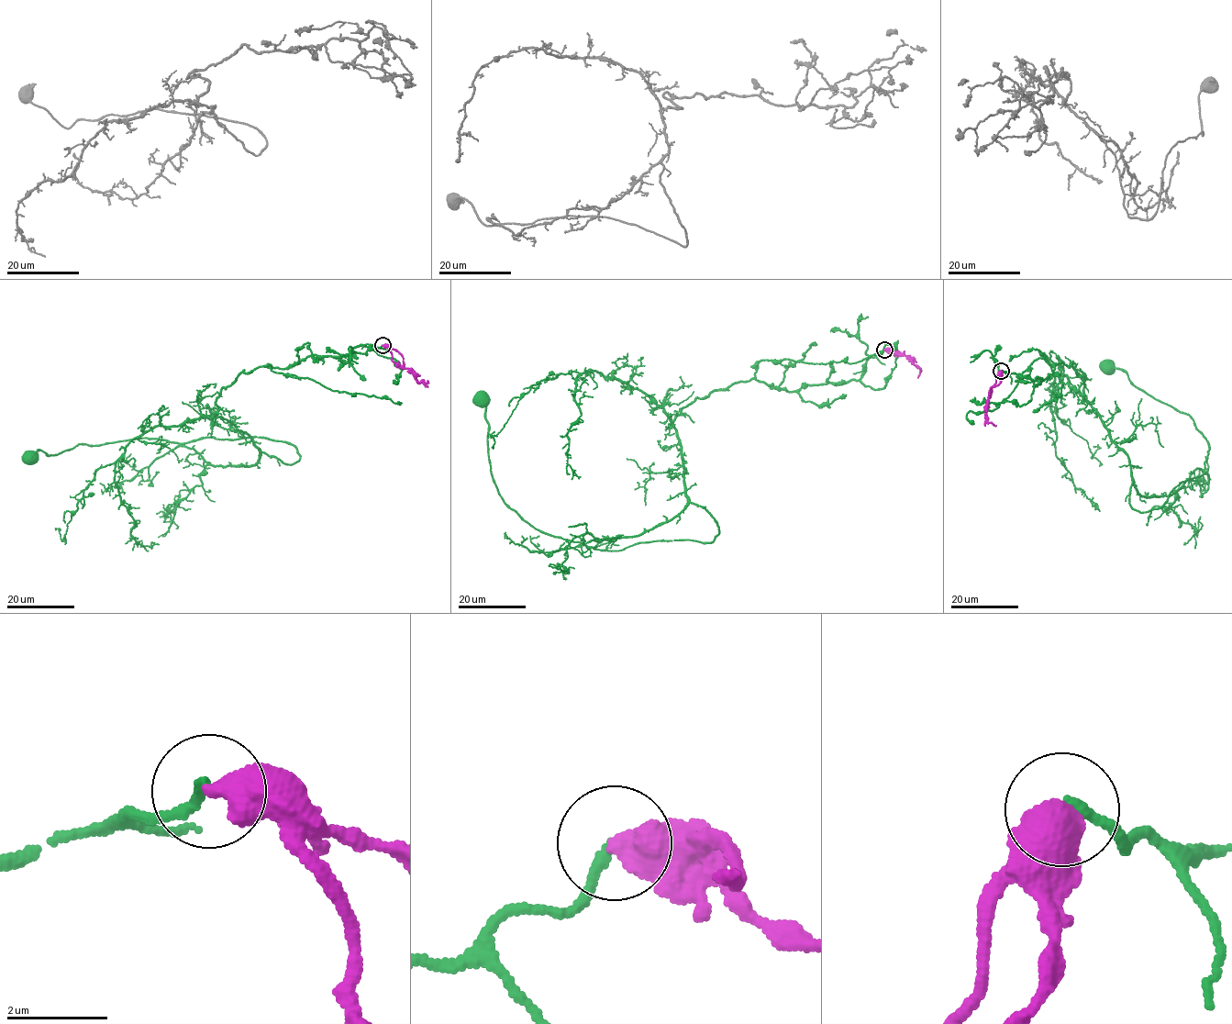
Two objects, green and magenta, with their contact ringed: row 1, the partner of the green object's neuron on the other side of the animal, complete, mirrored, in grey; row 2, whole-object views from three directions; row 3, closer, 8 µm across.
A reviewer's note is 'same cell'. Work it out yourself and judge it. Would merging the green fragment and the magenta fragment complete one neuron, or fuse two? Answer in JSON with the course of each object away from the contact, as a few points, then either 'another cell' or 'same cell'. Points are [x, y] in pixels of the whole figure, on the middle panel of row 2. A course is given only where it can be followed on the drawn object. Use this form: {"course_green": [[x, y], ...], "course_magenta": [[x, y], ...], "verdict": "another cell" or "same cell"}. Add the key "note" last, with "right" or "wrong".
{"course_green": [[884, 350], [858, 380], [681, 408], [706, 542], [534, 528], [494, 484], [482, 398]], "course_magenta": [[884, 350], [905, 355], [919, 369], [917, 378]], "verdict": "another cell", "note": "wrong"}

